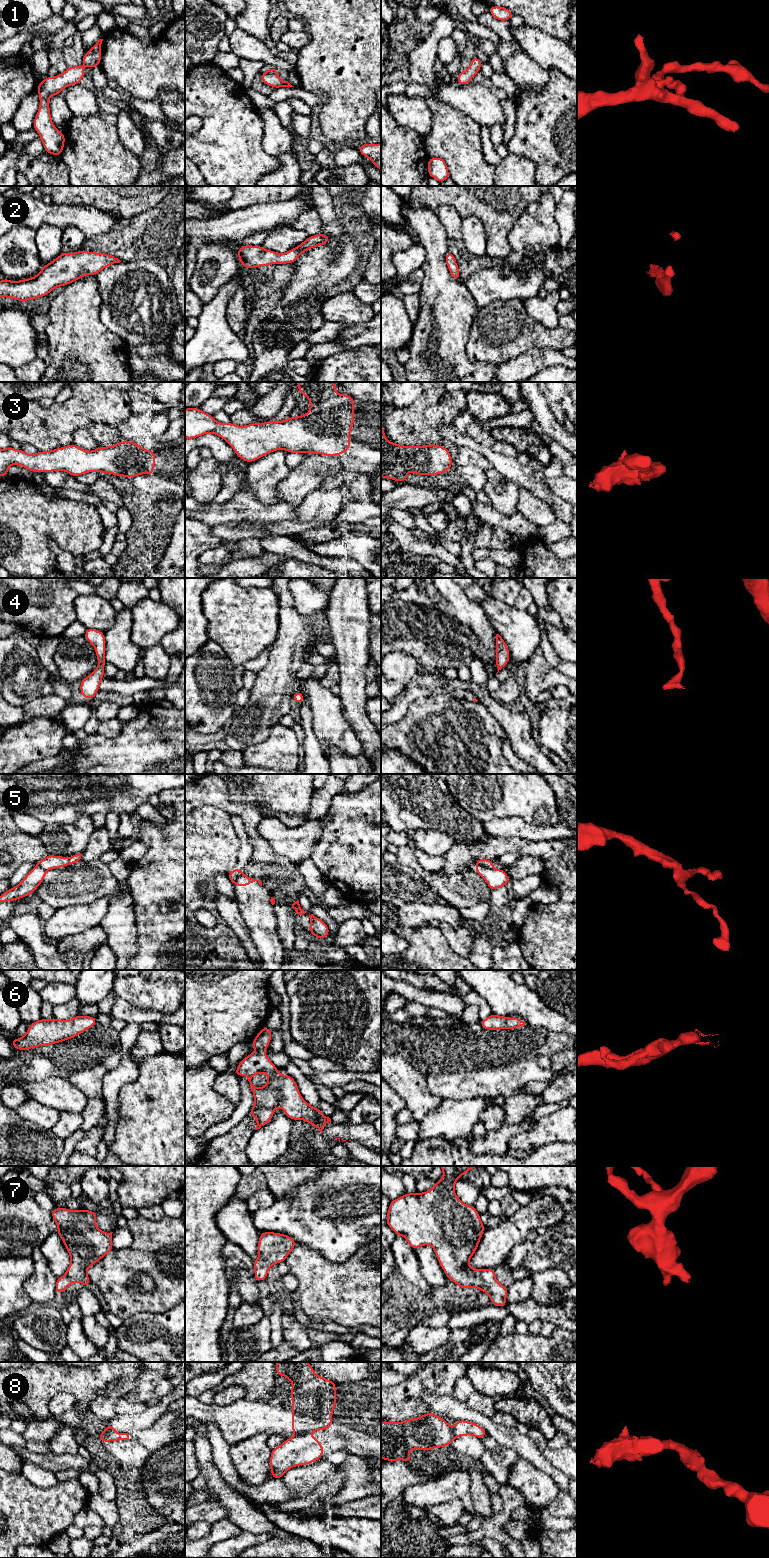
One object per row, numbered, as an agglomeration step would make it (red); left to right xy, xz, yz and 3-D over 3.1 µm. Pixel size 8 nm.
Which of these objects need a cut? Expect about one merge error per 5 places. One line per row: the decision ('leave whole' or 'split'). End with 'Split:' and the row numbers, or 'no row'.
1: leave whole
2: leave whole
3: leave whole
4: leave whole
5: split
6: leave whole
7: leave whole
8: split
Split: 5, 8

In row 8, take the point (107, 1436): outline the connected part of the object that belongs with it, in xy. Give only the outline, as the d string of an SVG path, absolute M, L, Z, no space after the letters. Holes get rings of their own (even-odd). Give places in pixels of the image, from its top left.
M104 1432L97 1436L97 1439L102 1442L111 1442L111 1441L120 1441L120 1440L129 1440L128 1433L117 1433L113 1432Z

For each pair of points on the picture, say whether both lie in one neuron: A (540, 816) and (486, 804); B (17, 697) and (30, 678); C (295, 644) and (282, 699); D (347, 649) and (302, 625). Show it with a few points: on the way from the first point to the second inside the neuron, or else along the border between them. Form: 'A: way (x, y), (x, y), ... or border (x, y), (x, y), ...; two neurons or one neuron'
A: way (527, 804), (499, 804); one neuron
B: way (18, 692), (25, 683); one neuron
C: way (285, 658), (282, 666), (282, 685); one neuron
D: border (328, 628), (332, 642); two neurons

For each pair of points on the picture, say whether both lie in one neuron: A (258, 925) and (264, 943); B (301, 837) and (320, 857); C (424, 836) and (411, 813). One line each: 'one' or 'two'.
A: one
B: two
C: two

